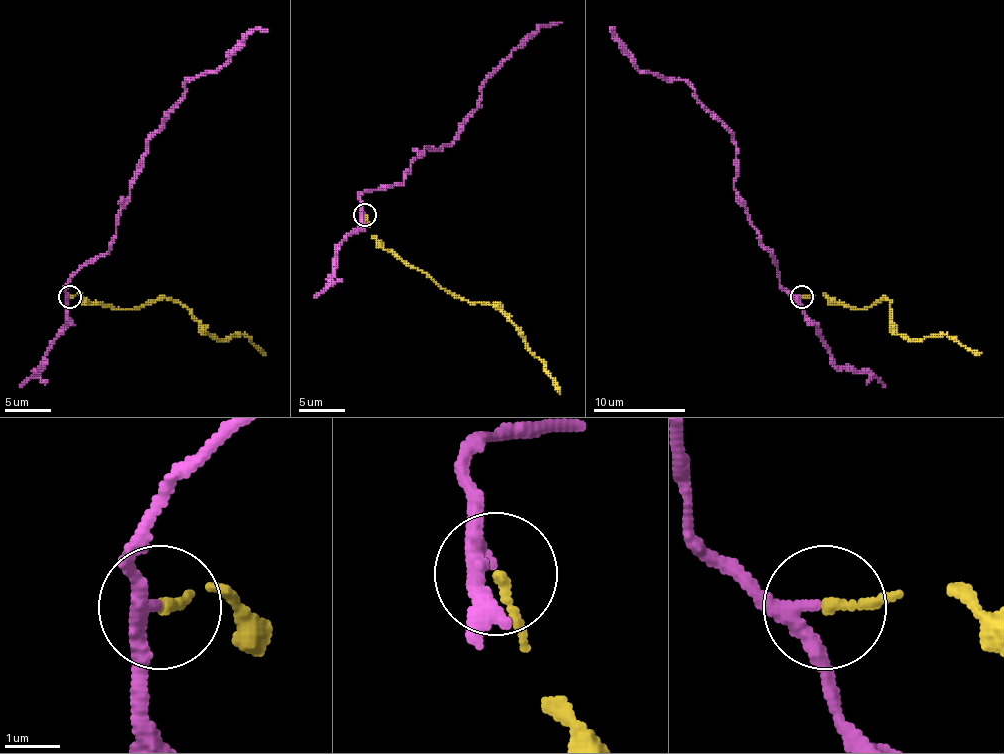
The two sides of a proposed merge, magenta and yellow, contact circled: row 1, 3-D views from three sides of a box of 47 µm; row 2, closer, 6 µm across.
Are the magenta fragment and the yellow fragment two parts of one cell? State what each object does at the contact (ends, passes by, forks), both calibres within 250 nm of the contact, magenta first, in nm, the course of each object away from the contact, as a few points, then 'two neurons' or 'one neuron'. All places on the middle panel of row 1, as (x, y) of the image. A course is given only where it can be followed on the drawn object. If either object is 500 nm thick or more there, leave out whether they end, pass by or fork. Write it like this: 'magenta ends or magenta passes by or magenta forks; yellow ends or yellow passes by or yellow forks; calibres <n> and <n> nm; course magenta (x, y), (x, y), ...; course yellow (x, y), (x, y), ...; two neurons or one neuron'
magenta passes by; yellow ends; calibres 200 and 180 nm; course magenta (365, 213), (360, 194), (404, 181), (427, 146), (447, 146), (479, 107), (482, 82), (541, 27), (562, 22); course yellow (365, 215), (374, 238), (385, 249), (392, 249), (463, 297), (493, 304), (518, 330), (559, 394); one neuron

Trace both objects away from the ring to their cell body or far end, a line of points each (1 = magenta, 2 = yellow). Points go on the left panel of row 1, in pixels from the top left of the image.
1: (70, 297), (66, 286), (109, 249), (137, 165), (187, 80), (215, 73), (247, 36), (256, 29), (267, 32)
2: (70, 297), (79, 293), (116, 309), (169, 297), (205, 334), (244, 334), (265, 352)

